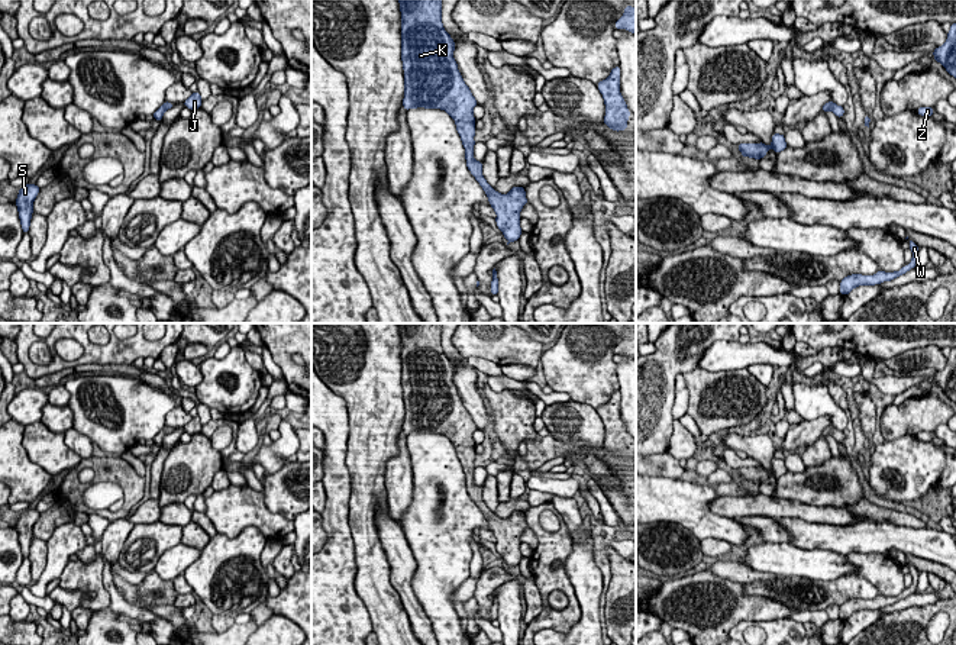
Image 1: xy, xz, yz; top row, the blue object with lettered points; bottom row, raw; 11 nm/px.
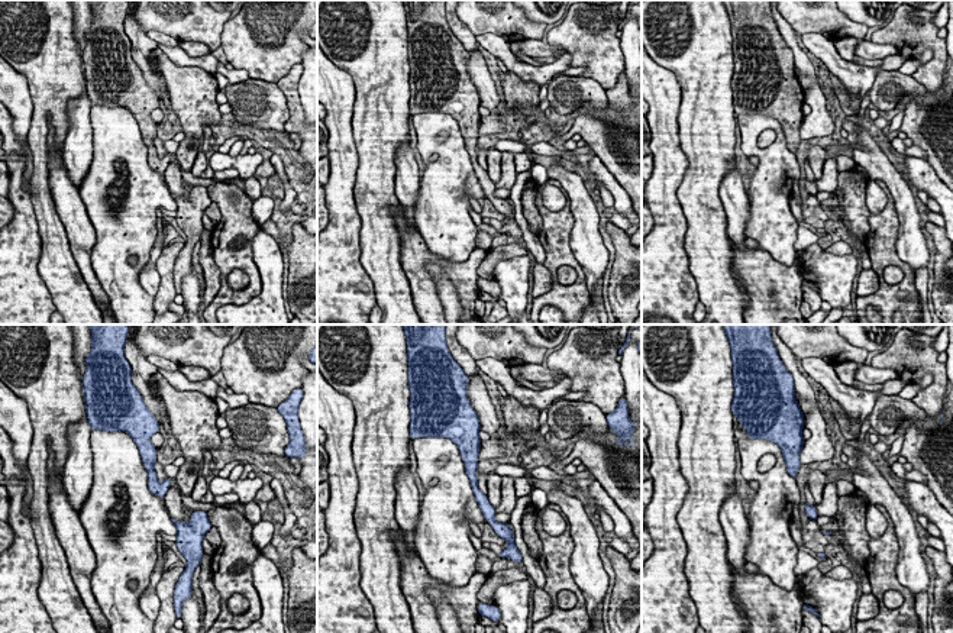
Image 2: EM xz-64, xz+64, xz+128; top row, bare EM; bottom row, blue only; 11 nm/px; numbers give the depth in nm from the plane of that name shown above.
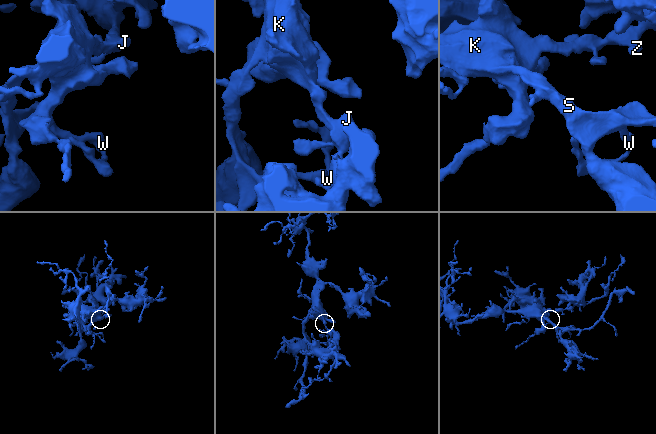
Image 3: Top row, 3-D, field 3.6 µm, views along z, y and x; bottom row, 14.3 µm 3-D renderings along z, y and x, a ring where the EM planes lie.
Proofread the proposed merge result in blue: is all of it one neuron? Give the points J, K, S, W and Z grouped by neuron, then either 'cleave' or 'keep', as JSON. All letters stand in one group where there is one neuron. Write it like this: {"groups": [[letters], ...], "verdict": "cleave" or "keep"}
{"groups": [["J", "K", "S", "W", "Z"]], "verdict": "keep"}

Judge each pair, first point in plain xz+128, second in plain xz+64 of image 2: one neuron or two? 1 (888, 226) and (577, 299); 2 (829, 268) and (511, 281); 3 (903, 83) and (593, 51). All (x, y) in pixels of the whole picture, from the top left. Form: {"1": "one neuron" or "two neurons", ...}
{"1": "one neuron", "2": "one neuron", "3": "two neurons"}

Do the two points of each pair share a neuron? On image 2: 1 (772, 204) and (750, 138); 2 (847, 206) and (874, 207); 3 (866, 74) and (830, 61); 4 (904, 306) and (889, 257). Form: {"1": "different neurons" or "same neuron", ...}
{"1": "same neuron", "2": "different neurons", "3": "same neuron", "4": "same neuron"}

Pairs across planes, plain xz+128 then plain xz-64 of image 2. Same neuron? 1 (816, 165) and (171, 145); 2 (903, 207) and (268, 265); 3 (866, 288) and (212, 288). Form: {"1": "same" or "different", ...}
{"1": "different", "2": "same", "3": "same"}

